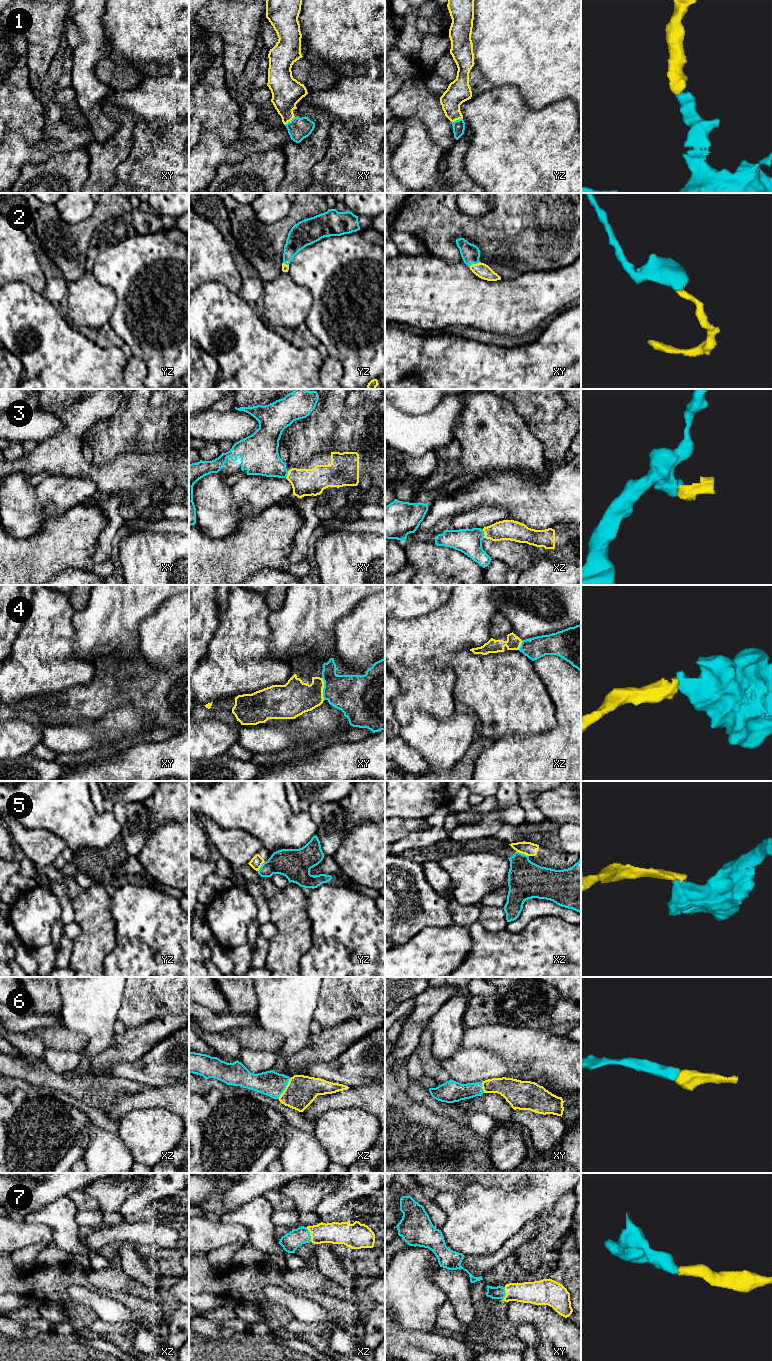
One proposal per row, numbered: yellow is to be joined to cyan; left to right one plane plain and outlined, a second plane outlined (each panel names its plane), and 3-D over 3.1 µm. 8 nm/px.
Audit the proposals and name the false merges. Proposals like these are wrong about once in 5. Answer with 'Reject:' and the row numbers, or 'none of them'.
Reject: 5

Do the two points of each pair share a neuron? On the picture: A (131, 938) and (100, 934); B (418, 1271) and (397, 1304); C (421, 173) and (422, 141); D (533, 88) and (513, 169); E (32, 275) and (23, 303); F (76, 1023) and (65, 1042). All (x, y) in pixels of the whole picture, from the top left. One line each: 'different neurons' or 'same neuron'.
A: different neurons
B: same neuron
C: same neuron
D: different neurons
E: different neurons
F: different neurons

